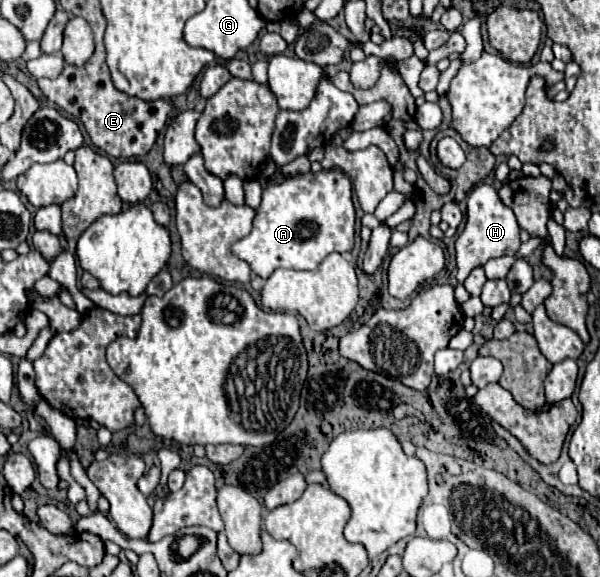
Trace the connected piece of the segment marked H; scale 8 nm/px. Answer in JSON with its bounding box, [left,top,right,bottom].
[456,184,520,284]

